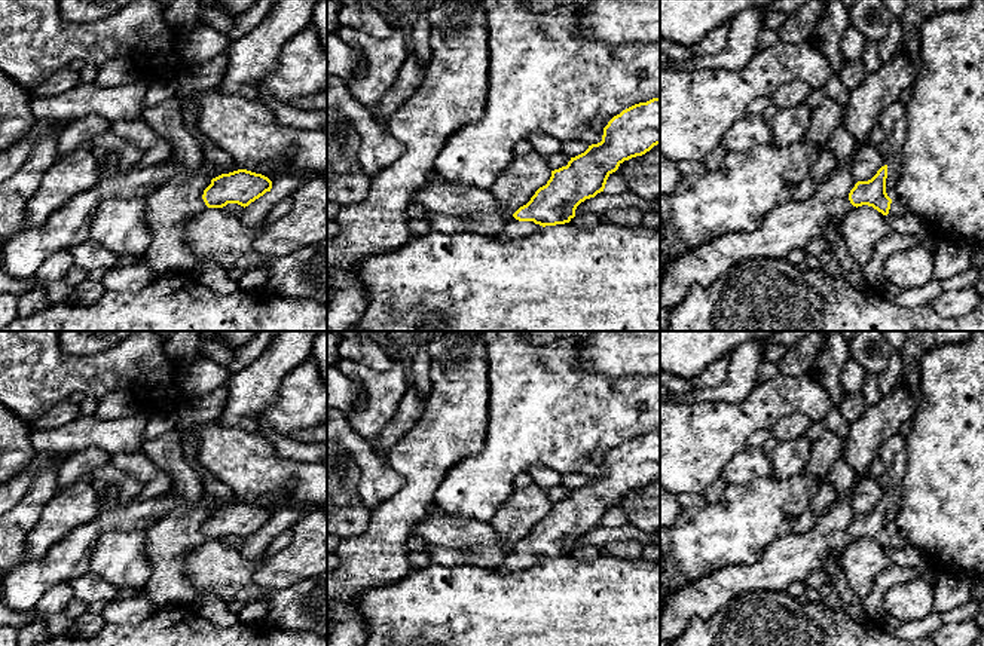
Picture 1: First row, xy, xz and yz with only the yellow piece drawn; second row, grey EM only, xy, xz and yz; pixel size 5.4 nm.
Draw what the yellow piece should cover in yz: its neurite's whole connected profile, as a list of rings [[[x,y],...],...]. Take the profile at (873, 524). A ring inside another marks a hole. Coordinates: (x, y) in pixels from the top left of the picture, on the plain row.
[[[890,483],[883,499],[868,514],[858,514],[849,526],[853,539],[868,538],[881,545],[890,547],[892,524],[901,509],[901,487]]]

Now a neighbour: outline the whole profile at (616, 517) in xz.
[[[618,502],[609,506],[603,524],[609,527],[621,527],[629,524],[627,514]]]

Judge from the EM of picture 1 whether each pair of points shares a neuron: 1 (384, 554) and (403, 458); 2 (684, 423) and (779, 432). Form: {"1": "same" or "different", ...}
{"1": "same", "2": "different"}

